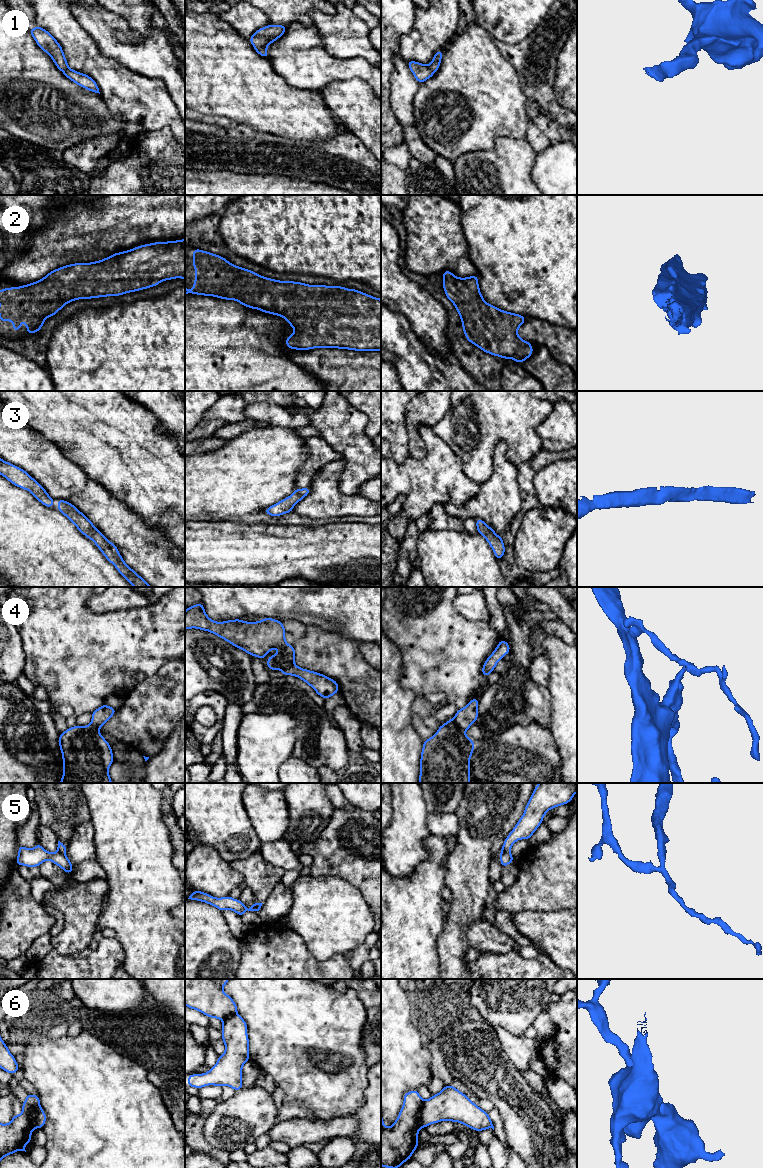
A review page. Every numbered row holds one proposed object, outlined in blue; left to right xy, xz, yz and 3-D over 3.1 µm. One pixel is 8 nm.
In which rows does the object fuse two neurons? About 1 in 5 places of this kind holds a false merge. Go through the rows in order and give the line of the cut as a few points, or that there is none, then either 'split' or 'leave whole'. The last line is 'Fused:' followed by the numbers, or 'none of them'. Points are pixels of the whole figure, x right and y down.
1: no cut | leave whole
2: no cut | leave whole
3: no cut | leave whole
4: yz (451, 719), (461, 731) | split
5: no cut | leave whole
6: yz (424, 1101), (419, 1113), (420, 1126) | split
Fused: 4, 6

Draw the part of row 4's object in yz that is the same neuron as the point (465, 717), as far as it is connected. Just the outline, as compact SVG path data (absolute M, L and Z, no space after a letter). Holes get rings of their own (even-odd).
M473 698L466 707L457 710L452 720L461 731L467 732L469 727L476 722L478 718L478 705L479 699Z

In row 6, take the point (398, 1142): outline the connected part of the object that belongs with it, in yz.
M417 1090L406 1092L400 1113L389 1128L384 1126L381 1113L381 1166L399 1168L411 1159L419 1146L419 1113L423 1102Z

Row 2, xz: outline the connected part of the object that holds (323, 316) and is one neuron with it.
M193 249L193 268L196 270L193 290L185 287L185 294L235 300L248 308L283 317L295 329L295 333L285 340L290 349L309 350L323 347L362 352L381 351L381 299L379 298L342 286L308 285L263 277L254 271L238 267L219 255L200 249Z

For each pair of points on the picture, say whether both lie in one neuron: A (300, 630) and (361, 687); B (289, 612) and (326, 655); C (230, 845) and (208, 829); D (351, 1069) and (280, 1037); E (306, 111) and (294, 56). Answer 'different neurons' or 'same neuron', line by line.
A: different neurons
B: different neurons
C: same neuron
D: same neuron
E: different neurons

